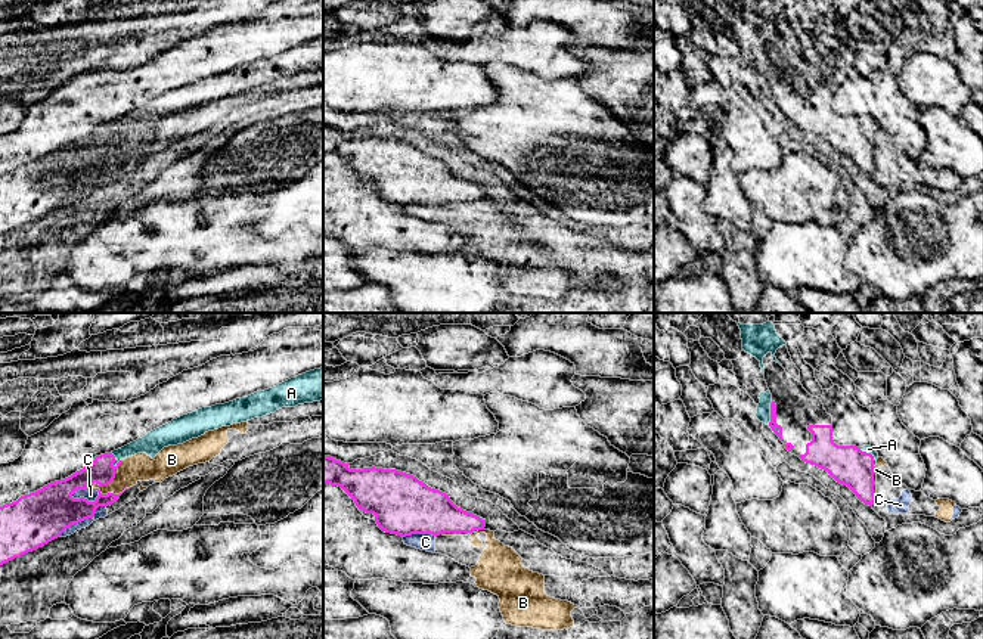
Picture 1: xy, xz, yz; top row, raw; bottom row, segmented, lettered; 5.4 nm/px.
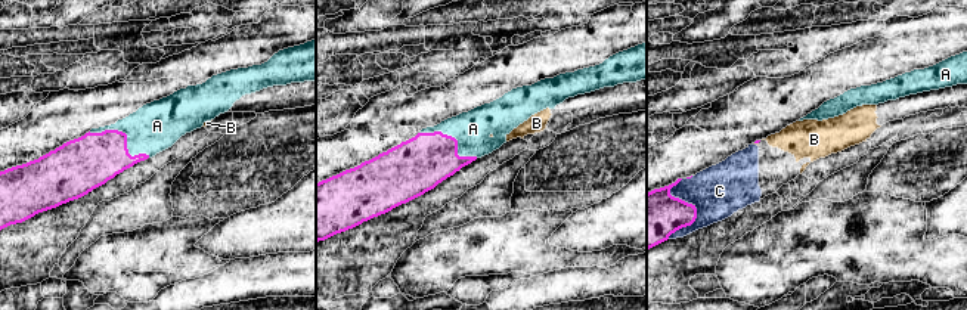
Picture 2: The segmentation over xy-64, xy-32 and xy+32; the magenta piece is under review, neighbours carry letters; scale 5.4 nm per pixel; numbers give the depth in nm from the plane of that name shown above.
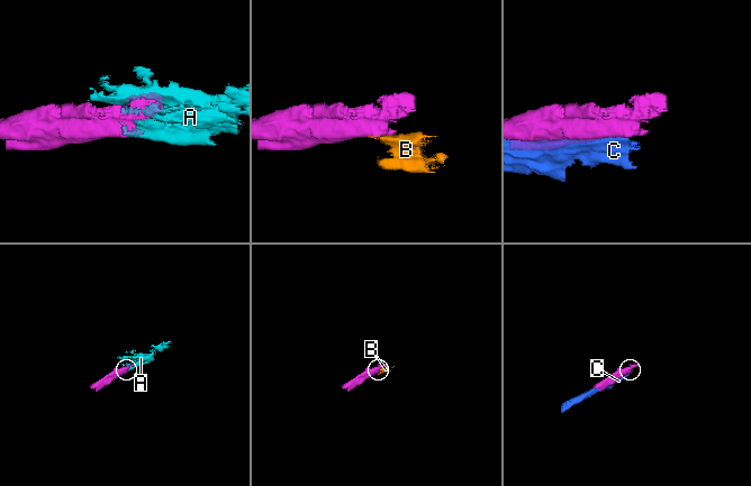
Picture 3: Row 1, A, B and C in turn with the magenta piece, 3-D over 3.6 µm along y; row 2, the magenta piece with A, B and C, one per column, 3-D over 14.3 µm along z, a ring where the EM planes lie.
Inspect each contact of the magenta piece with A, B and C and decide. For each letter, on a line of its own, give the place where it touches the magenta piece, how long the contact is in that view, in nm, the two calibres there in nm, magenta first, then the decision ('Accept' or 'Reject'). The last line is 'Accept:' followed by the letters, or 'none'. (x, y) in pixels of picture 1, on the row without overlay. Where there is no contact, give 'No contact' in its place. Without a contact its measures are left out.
A: Touches magenta at yz (871, 124). Shared border 140 nm. Thickness 220 nm (magenta) against 50 nm. Accept
B: Touches magenta at xy (108, 152). Shared border 260 nm. Thickness 140 nm (magenta) against 150 nm. Reject
C: Touches magenta at xy (84, 158). Shared border 160 nm. Thickness 280 nm (magenta) against 60 nm. Reject
Accept: A

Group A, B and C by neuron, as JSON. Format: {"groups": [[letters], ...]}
{"groups": [["A"], ["B", "C"]]}

